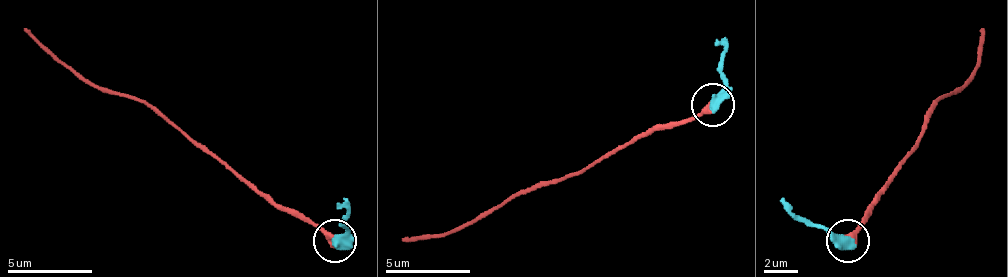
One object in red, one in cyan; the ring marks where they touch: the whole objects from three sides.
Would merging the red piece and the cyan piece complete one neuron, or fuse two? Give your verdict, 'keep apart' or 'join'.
join

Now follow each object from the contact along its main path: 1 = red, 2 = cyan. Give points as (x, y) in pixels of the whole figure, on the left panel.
1: (331, 240), (310, 223), (271, 206), (144, 103), (67, 69), (25, 27)
2: (335, 240), (344, 227), (344, 197)

